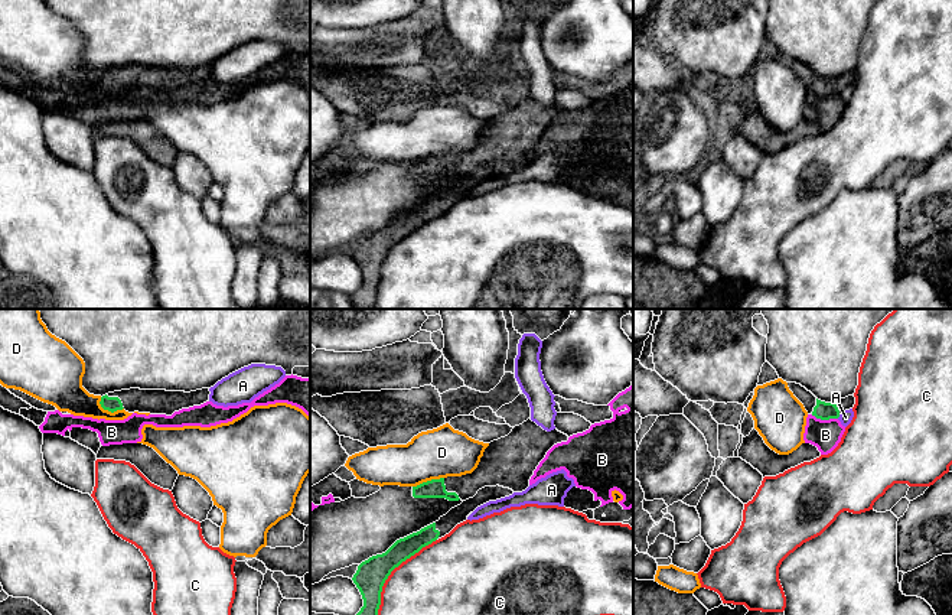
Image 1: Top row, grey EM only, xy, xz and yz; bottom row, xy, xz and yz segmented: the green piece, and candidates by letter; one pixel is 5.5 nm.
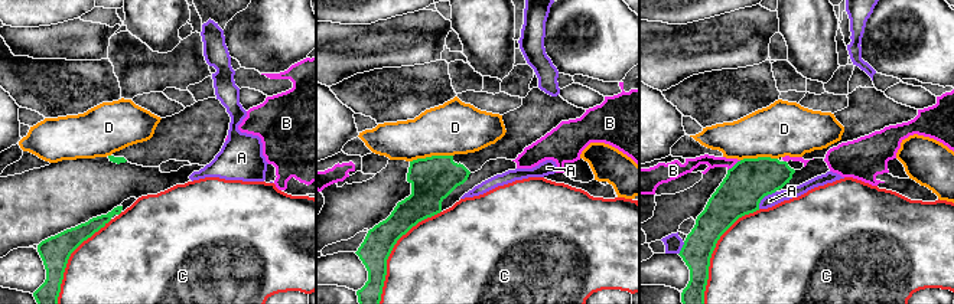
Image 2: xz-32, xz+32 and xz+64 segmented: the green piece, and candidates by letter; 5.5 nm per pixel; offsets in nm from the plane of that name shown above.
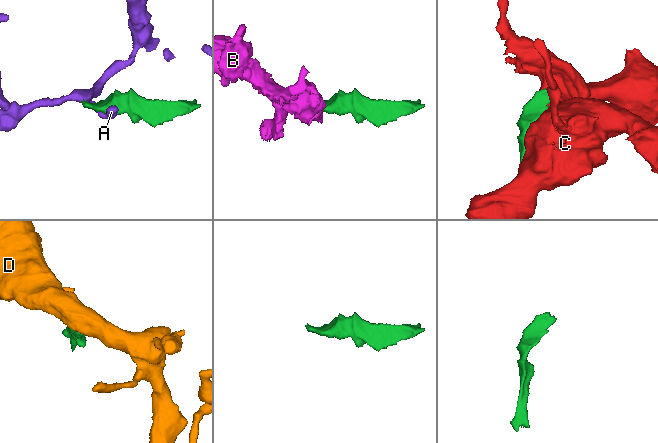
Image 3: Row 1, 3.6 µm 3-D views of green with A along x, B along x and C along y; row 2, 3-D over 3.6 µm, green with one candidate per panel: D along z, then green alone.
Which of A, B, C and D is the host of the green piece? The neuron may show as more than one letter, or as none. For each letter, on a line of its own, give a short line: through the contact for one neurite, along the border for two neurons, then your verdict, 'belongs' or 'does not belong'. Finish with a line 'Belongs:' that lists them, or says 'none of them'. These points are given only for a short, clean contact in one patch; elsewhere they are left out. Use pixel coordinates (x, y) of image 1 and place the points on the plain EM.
A: does not belong
B: does not belong
C: does not belong
D: xy (100, 74), (100, 81), (104, 85), (111, 88), (123, 85) | does not belong
Belongs: none of them

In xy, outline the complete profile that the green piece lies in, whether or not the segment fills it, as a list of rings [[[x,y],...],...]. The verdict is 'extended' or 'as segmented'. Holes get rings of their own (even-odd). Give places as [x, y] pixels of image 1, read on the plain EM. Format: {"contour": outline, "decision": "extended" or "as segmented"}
{"contour": [[[130,65],[102,72],[100,81],[111,90],[124,85],[128,90],[138,88],[172,92],[182,85],[209,78],[209,71],[209,65],[190,69]]], "decision": "extended"}

